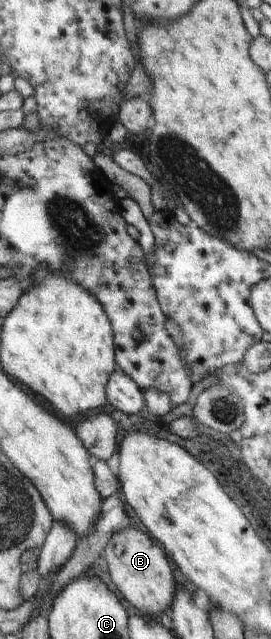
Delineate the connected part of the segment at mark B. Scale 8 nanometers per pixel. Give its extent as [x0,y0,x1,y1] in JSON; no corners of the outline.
[102,527,177,619]

